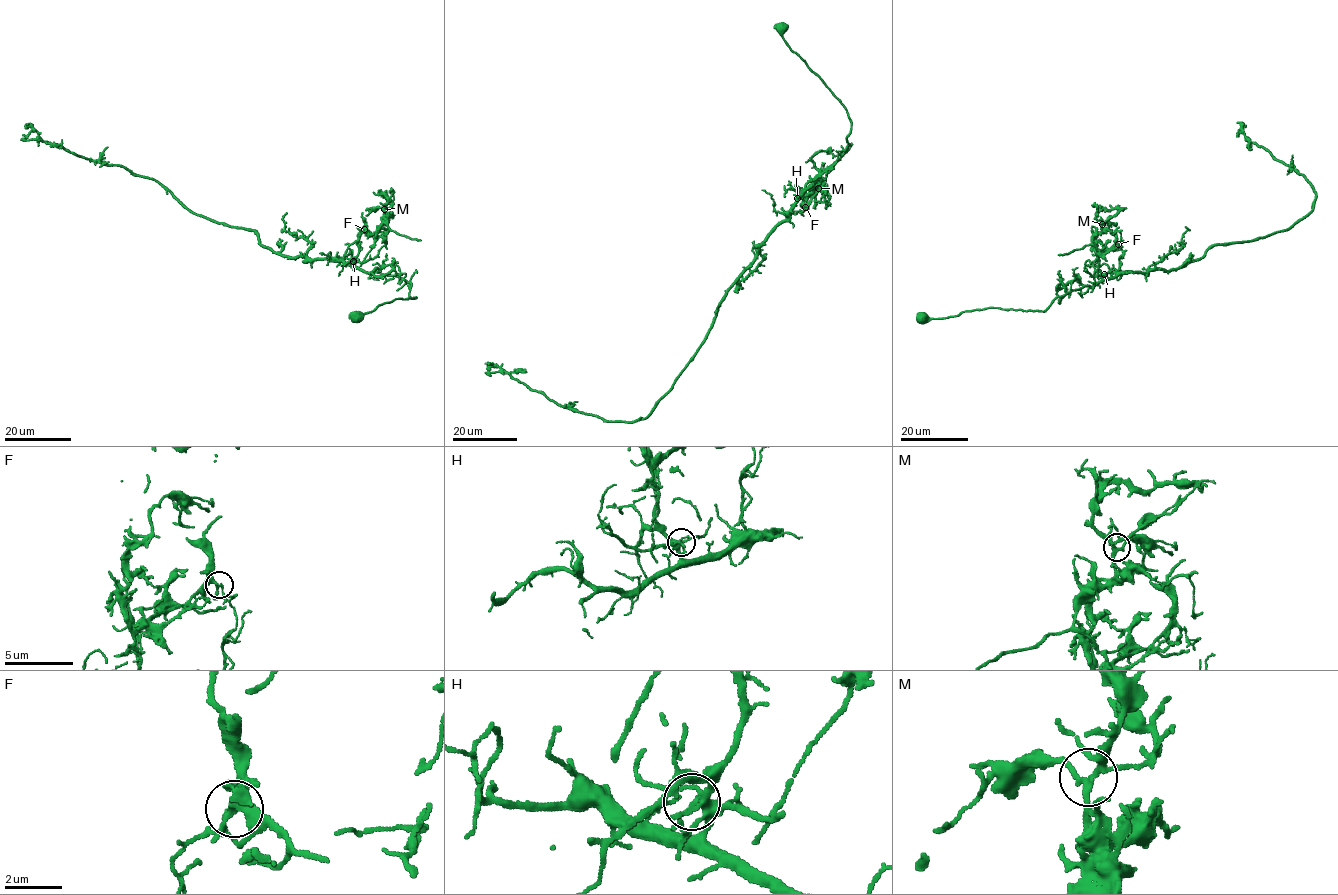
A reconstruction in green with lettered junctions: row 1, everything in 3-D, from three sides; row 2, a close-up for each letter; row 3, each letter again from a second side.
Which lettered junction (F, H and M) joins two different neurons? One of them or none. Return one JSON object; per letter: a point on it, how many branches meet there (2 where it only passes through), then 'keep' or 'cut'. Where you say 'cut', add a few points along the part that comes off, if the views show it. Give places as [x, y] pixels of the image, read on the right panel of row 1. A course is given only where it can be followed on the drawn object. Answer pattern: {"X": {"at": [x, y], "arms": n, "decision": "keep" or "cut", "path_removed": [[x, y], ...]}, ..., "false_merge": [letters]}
{"F": {"at": [1118, 244], "arms": 4, "decision": "cut", "path_removed": [[1118, 244], [1100, 253], [1091, 243], [1101, 231], [1096, 211], [1099, 209], [1123, 211]]}, "H": {"at": [1104, 274], "arms": 7, "decision": "keep"}, "M": {"at": [1102, 224], "arms": 4, "decision": "keep"}, "false_merge": ["F"]}

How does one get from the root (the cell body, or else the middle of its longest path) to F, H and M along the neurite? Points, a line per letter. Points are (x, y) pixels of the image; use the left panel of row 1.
F: (355, 316), (395, 299), (416, 297), (409, 296), (411, 284), (404, 279), (365, 272), (343, 260), (365, 229)
H: (355, 316), (395, 299), (416, 297), (409, 296), (409, 282), (365, 272), (353, 261)
M: (355, 316), (395, 299), (416, 297), (409, 296), (411, 284), (404, 279), (355, 265), (374, 244), (384, 209)

